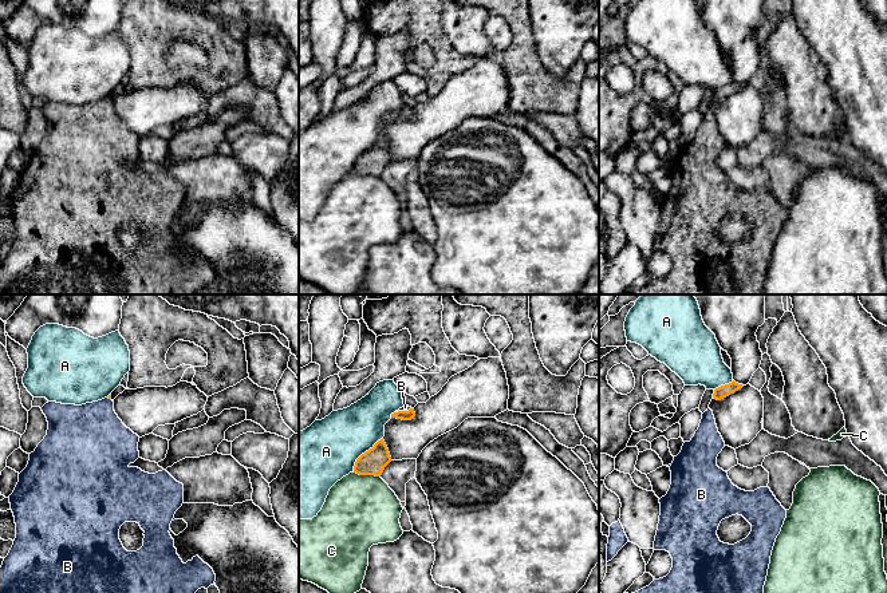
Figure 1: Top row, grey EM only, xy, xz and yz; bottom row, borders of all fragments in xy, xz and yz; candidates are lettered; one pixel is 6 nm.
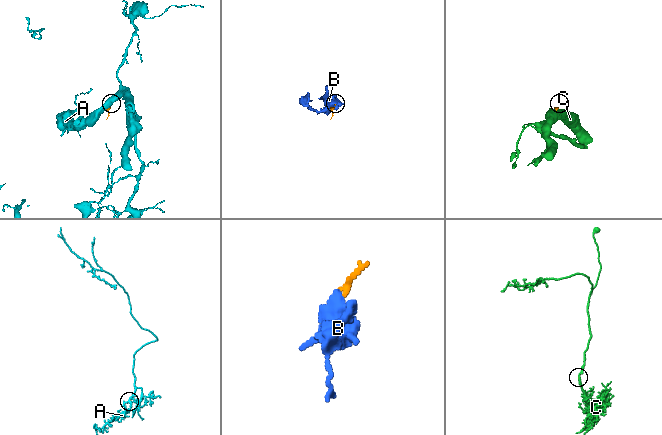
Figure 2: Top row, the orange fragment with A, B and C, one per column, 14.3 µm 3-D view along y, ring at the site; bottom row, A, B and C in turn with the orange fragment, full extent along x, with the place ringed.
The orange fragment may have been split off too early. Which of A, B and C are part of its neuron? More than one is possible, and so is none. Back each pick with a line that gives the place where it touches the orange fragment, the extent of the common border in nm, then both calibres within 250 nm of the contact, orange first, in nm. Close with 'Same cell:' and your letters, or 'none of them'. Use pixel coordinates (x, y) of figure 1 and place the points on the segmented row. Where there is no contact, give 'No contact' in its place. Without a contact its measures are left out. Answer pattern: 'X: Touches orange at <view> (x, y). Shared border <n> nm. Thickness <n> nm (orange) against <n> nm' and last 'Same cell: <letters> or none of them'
B: Touches orange at xz (402, 411). Shared border 100 nm. Thickness 60 nm (orange) against 40 nm
Same cell: B

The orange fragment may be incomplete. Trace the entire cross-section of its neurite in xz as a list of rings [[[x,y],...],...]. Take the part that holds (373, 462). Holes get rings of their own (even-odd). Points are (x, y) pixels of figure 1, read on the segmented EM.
[[[383,439],[378,440],[372,448],[362,454],[354,466],[354,473],[359,475],[381,477],[385,467],[391,462],[389,448]]]

